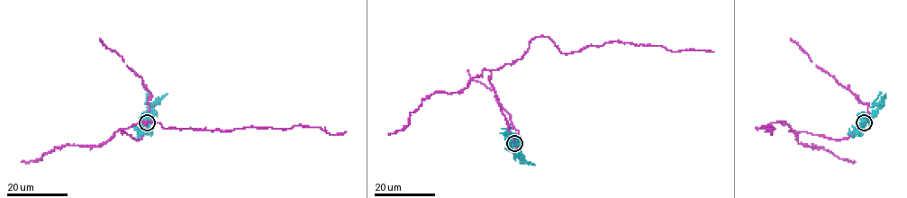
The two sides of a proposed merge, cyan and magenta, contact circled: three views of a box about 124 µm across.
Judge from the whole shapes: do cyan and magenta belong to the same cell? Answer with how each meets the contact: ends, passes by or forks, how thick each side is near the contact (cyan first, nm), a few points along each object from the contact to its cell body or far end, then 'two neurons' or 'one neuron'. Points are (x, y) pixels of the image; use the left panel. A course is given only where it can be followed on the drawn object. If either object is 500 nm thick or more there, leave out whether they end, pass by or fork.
cyan forks | magenta passes by | 360/140 nm | cyan via (147, 121), (142, 123), (153, 105), (148, 102), (148, 92) | magenta via (147, 121), (139, 139), (121, 131), (152, 121), (163, 128), (294, 126), (346, 131) | two neurons

